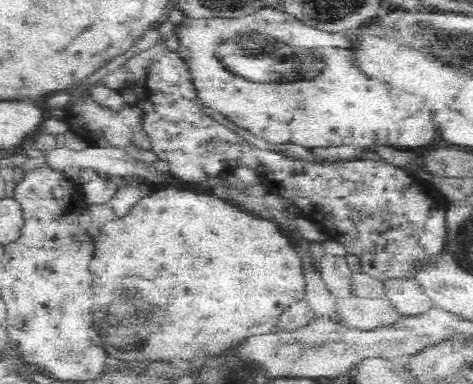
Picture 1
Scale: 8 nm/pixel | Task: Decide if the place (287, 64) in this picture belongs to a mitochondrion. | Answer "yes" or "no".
yes

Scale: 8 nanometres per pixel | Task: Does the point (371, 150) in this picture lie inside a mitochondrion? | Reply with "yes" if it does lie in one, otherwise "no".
no

